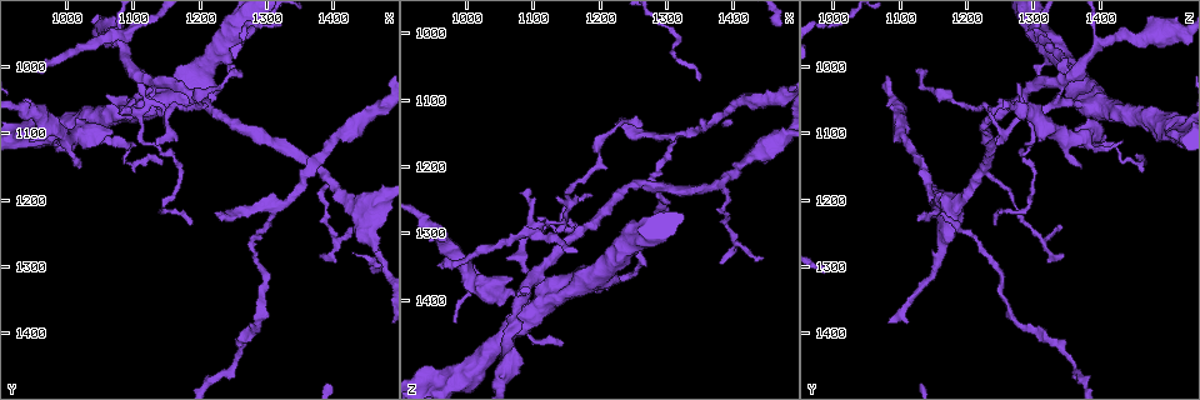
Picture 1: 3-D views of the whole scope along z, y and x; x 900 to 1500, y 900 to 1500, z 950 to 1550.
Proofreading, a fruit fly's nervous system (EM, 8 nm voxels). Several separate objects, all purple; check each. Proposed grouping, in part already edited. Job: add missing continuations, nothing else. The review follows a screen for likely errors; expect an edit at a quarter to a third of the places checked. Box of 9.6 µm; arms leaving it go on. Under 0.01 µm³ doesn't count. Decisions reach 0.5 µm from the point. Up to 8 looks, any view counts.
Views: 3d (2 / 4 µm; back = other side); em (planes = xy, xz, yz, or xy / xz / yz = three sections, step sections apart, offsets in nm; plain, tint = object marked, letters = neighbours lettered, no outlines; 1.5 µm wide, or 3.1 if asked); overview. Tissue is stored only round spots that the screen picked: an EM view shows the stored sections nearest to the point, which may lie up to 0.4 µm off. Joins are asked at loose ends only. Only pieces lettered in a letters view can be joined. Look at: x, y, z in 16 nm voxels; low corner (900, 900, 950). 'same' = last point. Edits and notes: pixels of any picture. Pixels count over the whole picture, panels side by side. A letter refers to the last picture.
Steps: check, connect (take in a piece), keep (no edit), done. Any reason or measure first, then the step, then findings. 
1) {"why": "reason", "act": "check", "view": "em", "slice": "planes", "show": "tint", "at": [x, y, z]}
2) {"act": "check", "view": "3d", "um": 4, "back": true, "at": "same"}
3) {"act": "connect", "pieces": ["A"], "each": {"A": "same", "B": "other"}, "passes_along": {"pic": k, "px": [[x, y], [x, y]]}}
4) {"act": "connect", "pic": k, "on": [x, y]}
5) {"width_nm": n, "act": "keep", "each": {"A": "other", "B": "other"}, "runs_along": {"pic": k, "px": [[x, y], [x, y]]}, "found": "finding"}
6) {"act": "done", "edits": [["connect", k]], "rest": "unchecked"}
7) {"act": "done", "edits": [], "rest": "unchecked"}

{"why": "an open end", "act": "check", "view": "3d", "um": 4, "at": [1220, 1220, 1135]}

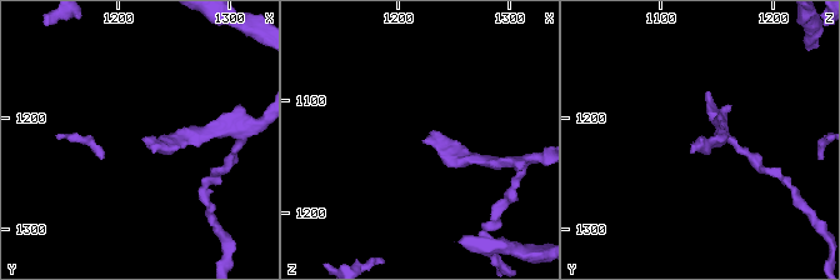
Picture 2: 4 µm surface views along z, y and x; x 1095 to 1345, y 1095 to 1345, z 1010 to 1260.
{"why": "shape alone is not enough", "act": "check", "view": "em", "slice": "yz", "step": 4, "show": "tint", "at": [1222, 1220, 1132]}

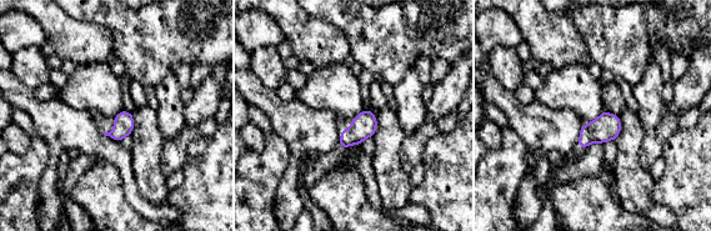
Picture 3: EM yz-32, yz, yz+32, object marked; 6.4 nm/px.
{"why": "see the neighbours", "act": "check", "view": "em", "slice": "yz", "step": 4, "show": "letters", "at": "same"}

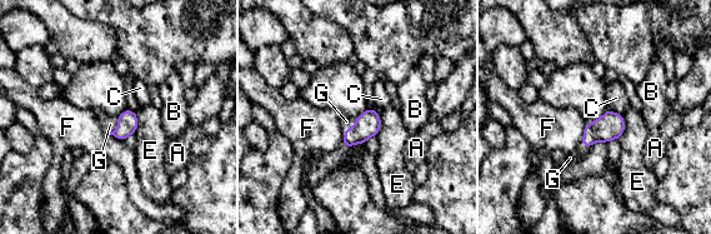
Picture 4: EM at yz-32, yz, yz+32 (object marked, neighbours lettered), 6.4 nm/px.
{"width_nm": 130, "act": "connect", "pieces": ["G"], "each": {"A": "other", "B": "other", "C": "other", "E": "other", "F": "other", "G": "same"}, "passes_along": {"pic": 4, "px": [[367, 124], [349, 128], [346, 122]]}, "found": "it goes on there"}

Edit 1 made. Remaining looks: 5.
{"why": "redraw", "act": "check", "view": "overview"}

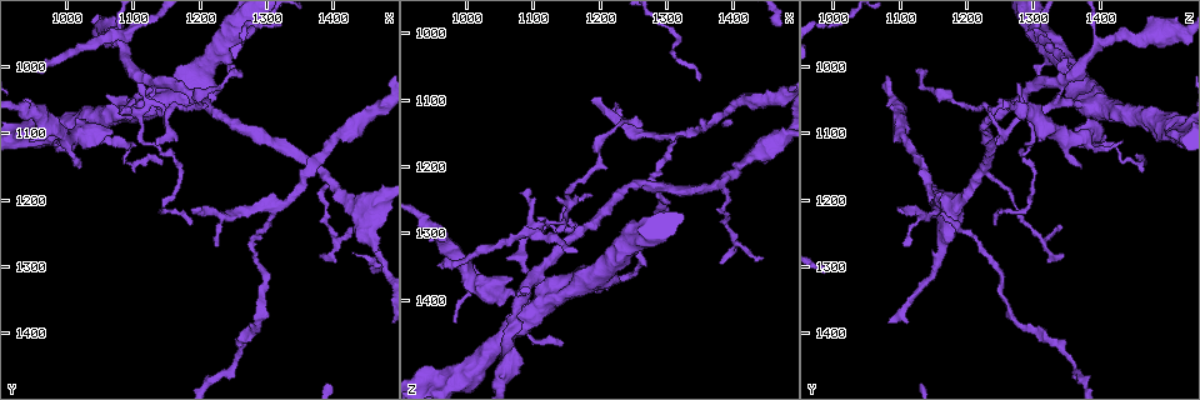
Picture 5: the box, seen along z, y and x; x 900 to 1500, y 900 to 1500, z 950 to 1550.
{"why": "free end", "act": "check", "view": "3d", "um": 2, "at": [1380, 1280, 1345]}

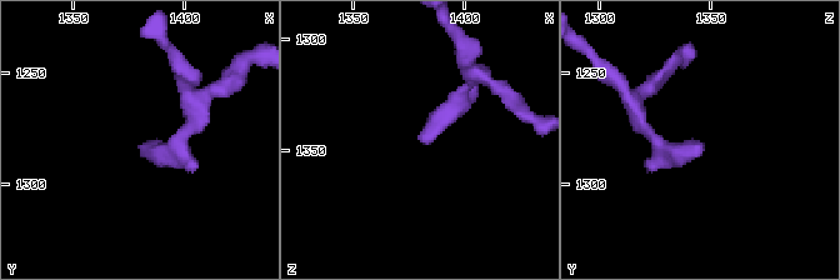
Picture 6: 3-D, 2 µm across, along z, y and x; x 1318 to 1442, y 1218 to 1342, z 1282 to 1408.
{"why": "shape alone is not enough", "act": "check", "view": "em", "slice": "planes", "show": "letters", "at": [1382, 1283, 1345]}

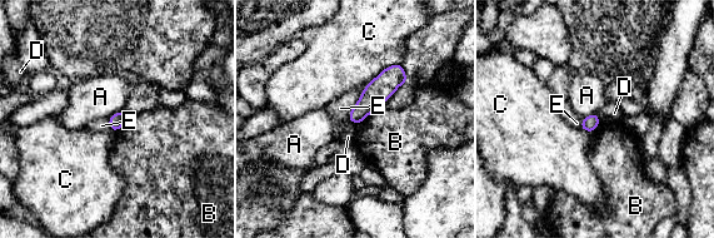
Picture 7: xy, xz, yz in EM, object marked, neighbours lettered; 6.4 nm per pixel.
{"width_nm": 90, "act": "keep", "each": {"A": "other", "B": "other", "C": "other", "D": "other", "E": "other"}, "border": {"pic": 7, "px": [[597, 114], [600, 123]]}, "found": "none of them fits"}

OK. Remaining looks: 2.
{"act": "done", "edits": [["connect", 4]], "rest": "unchecked"}

